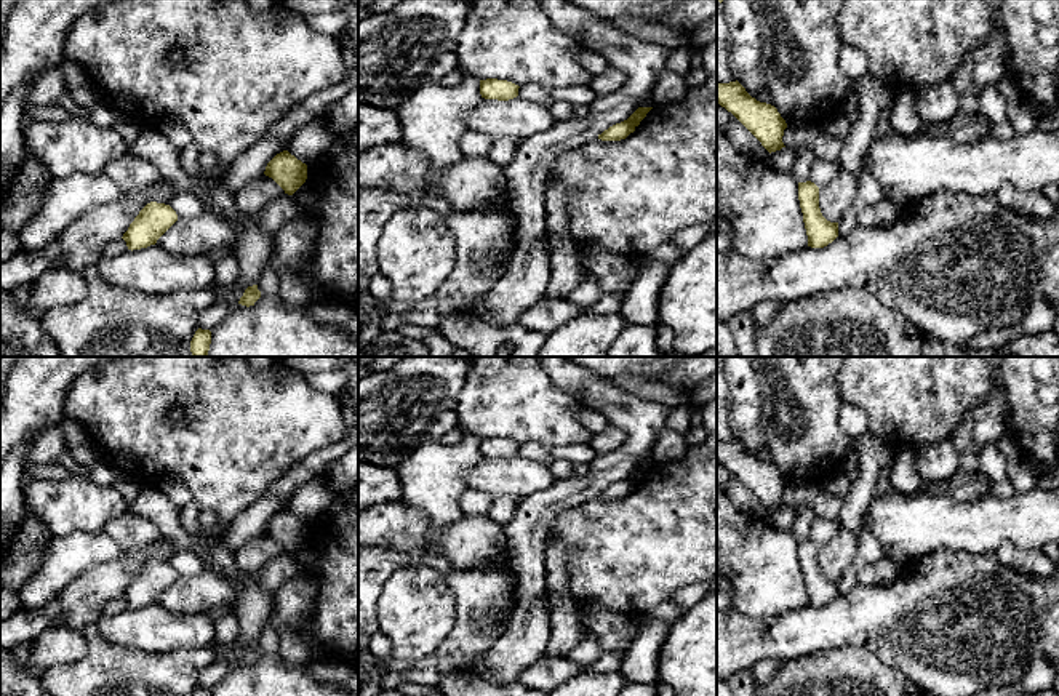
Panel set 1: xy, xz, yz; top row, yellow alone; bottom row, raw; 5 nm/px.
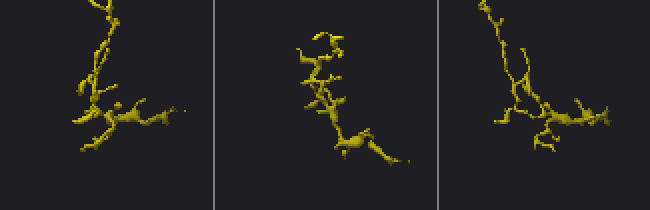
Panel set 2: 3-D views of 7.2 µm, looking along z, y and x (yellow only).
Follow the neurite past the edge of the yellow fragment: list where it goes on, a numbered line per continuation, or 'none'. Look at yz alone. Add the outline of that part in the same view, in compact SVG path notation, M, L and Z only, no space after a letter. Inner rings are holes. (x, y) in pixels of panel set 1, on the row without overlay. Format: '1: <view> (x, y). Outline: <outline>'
none

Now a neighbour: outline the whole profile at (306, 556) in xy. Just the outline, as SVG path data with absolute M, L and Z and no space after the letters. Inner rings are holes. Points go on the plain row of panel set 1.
M304 541L294 552L293 552L299 571L302 573L312 573L314 571L314 565L320 555L320 550L317 546L309 544L307 541Z

